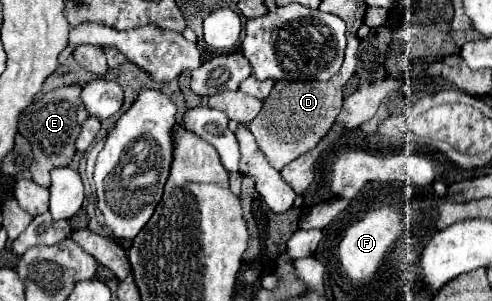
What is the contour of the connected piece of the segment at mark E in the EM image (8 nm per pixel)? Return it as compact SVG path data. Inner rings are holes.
M78 83L58 87L40 95L32 105L28 105L24 113L20 113L18 131L30 141L32 153L34 153L34 163L30 165L30 173L32 173L32 179L42 187L50 187L52 169L68 167L74 159L76 137L80 135L82 123L88 119L88 111L80 101L80 93L82 93L82 85Z

